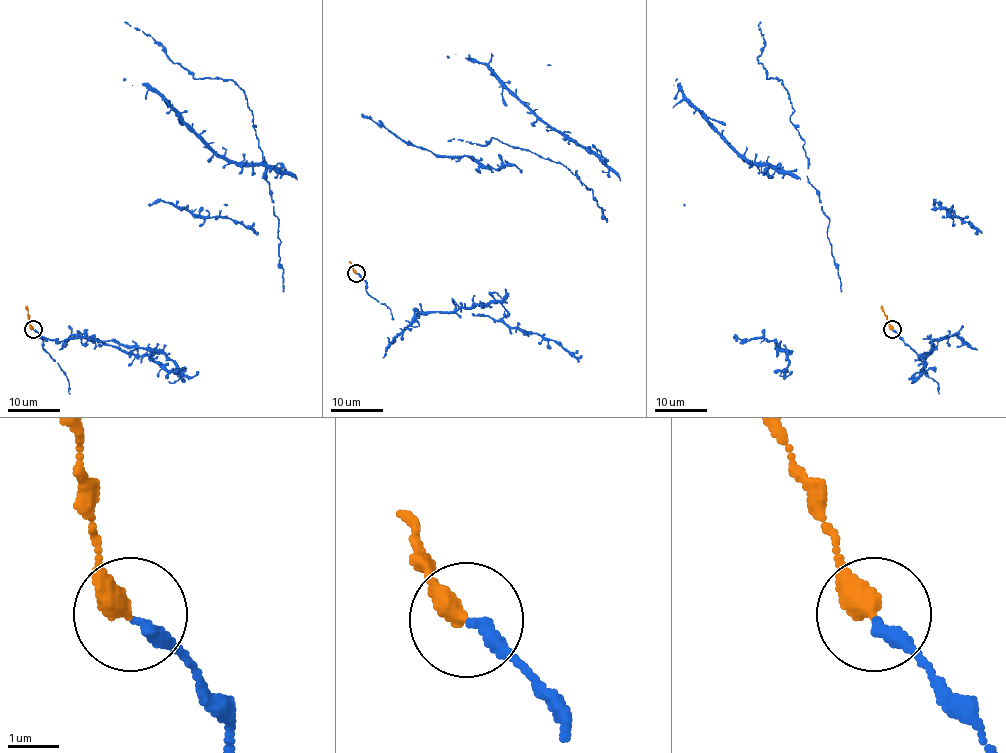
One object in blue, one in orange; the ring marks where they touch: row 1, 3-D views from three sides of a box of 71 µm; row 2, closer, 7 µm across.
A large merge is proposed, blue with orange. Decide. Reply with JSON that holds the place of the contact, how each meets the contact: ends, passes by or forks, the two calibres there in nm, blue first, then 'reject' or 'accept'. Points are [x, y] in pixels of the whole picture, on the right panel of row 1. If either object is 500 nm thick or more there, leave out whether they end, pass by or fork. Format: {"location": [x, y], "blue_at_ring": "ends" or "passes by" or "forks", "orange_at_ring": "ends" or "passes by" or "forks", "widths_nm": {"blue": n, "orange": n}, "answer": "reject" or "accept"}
{"location": [892, 329], "blue_at_ring": "ends", "orange_at_ring": "ends", "widths_nm": {"blue": 280, "orange": 440}, "answer": "accept"}

